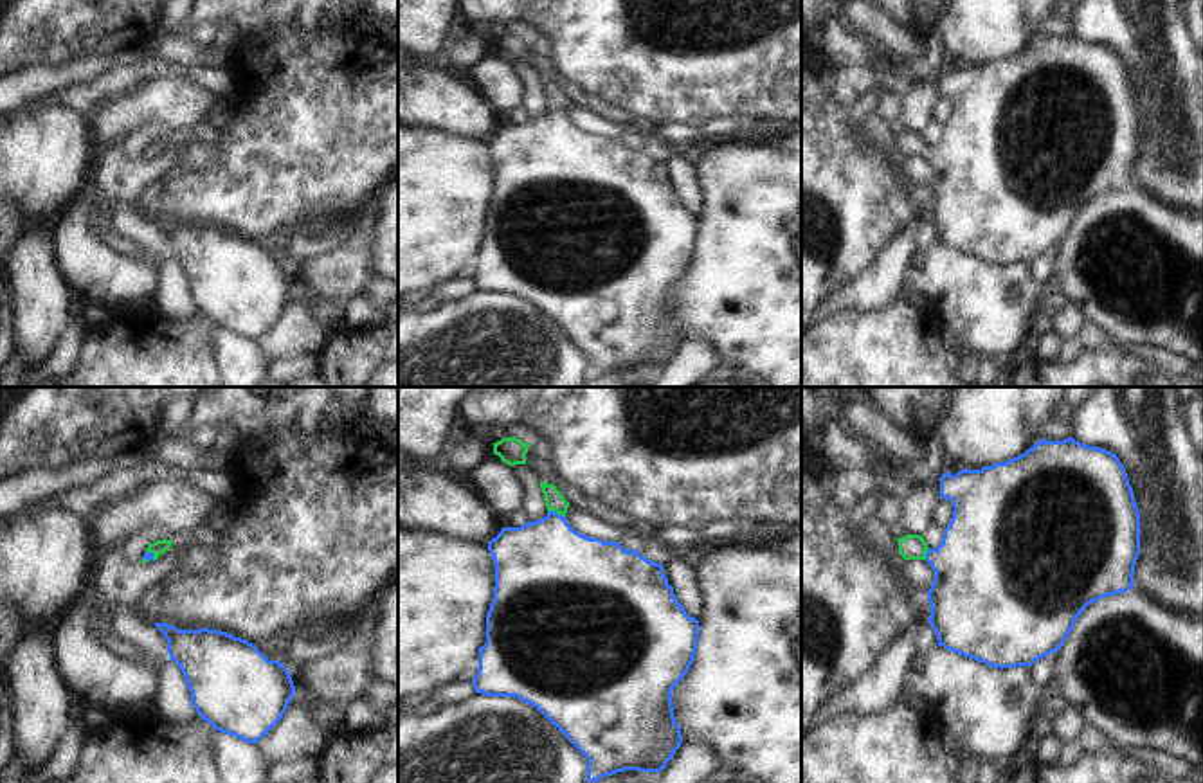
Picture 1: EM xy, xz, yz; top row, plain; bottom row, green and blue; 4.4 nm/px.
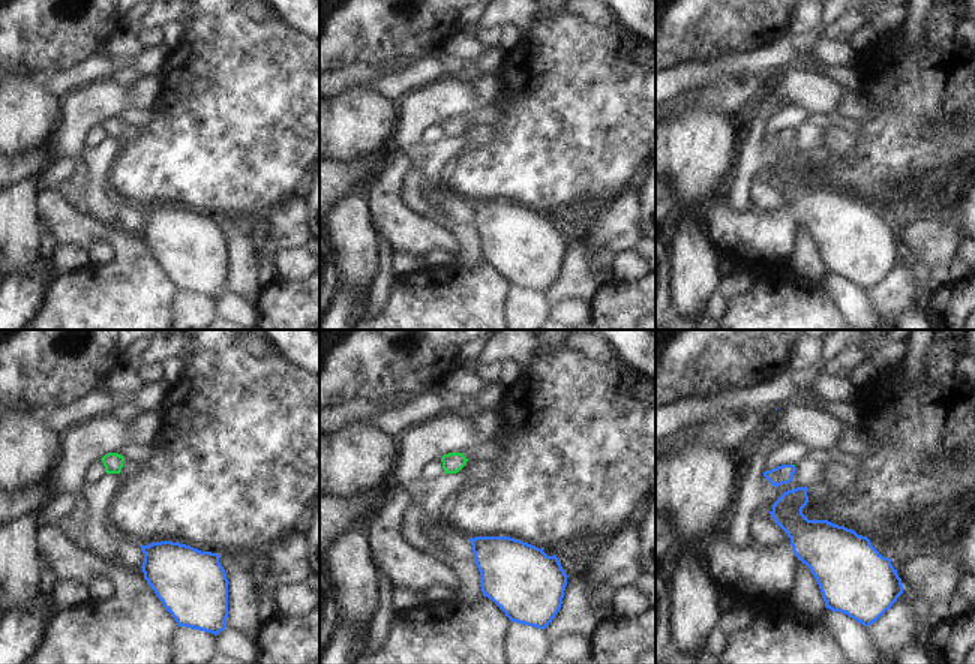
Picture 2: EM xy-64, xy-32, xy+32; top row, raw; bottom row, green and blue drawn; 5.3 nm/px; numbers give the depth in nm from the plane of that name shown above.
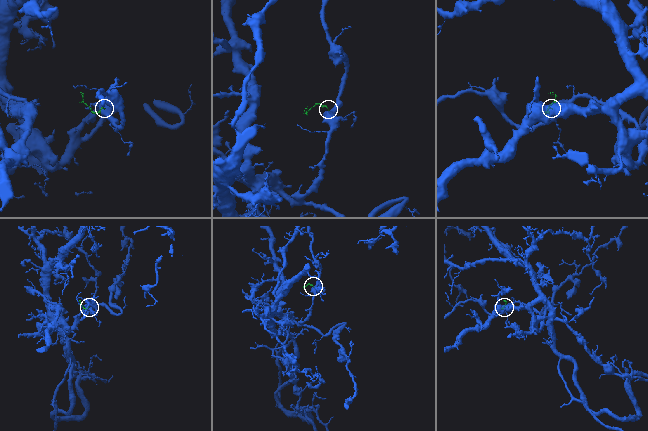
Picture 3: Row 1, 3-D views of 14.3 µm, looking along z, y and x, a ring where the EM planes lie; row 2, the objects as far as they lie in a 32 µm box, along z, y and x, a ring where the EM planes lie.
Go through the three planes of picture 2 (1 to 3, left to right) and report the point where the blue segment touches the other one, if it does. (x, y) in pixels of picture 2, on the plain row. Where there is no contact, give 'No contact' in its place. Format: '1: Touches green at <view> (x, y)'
1: No contact
2: No contact
3: No contact

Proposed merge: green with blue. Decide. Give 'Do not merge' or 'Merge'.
Merge

